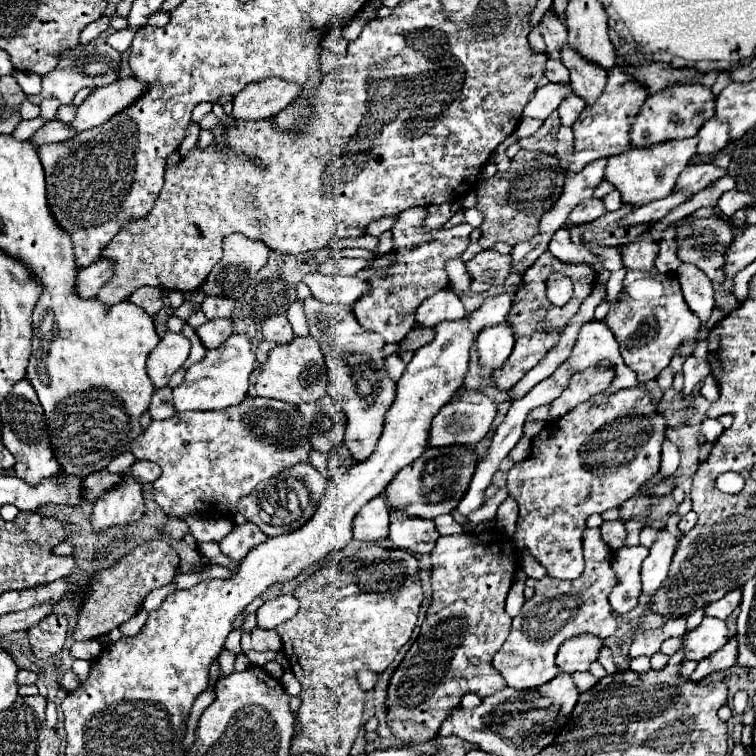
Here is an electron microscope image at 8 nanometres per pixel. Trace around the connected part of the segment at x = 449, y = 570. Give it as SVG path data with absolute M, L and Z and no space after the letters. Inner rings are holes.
M499 530L441 536L431 552L431 562L433 600L427 610L427 618L421 626L419 638L413 642L403 662L395 670L387 690L387 724L393 734L409 746L417 746L435 738L441 722L447 718L447 712L451 712L451 708L455 708L455 704L459 704L465 694L475 692L485 698L505 688L503 678L495 672L495 668L491 668L491 660L511 630L511 618L505 614L505 598L517 570L517 554L513 542L507 540L507 536Z

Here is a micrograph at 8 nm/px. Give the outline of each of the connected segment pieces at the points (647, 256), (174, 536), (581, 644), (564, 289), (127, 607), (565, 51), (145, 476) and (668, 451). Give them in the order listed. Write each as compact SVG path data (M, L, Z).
M645 236L641 242L625 244L621 248L621 258L627 270L651 270L657 252L659 244L651 236Z
M169 518L169 520L161 526L161 532L163 532L165 536L169 536L171 540L183 540L183 538L189 534L189 528L187 528L187 524L185 524L183 520L179 520L179 518Z
M579 634L565 640L557 652L557 666L565 672L587 672L591 662L599 658L605 642L595 634Z
M559 272L551 274L551 278L547 280L547 298L555 304L555 306L563 306L567 304L567 300L573 294L573 286L571 280Z
M153 540L153 542L145 542L145 544L137 546L131 554L127 554L121 562L113 564L109 570L95 574L89 584L83 608L81 608L77 628L73 632L73 640L77 640L77 642L93 640L97 636L109 634L113 628L127 622L131 616L137 614L145 596L151 590L171 584L171 580L177 572L177 564L179 564L177 552L167 542Z
M569 44L561 46L561 60L571 72L571 86L575 94L579 94L587 104L593 104L607 84L607 72L599 64L587 62L587 58L583 60L583 56Z
M137 460L131 466L131 474L139 480L139 482L155 482L161 476L161 468L155 462L147 462L147 460Z
M669 440L663 442L663 454L661 454L661 474L663 474L663 480L669 478L671 474L675 474L679 466L679 450L675 444L671 444Z

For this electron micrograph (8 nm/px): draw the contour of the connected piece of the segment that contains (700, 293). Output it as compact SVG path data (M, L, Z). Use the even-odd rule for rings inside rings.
M681 264L677 270L677 278L681 282L687 306L705 326L715 308L715 290L711 280L705 276L703 270L691 264Z

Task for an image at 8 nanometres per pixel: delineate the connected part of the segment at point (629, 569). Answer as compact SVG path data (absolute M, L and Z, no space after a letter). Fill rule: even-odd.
M623 546L613 554L613 570L617 574L617 586L609 596L613 612L625 614L633 610L641 596L641 562L647 558L649 550L643 546Z

